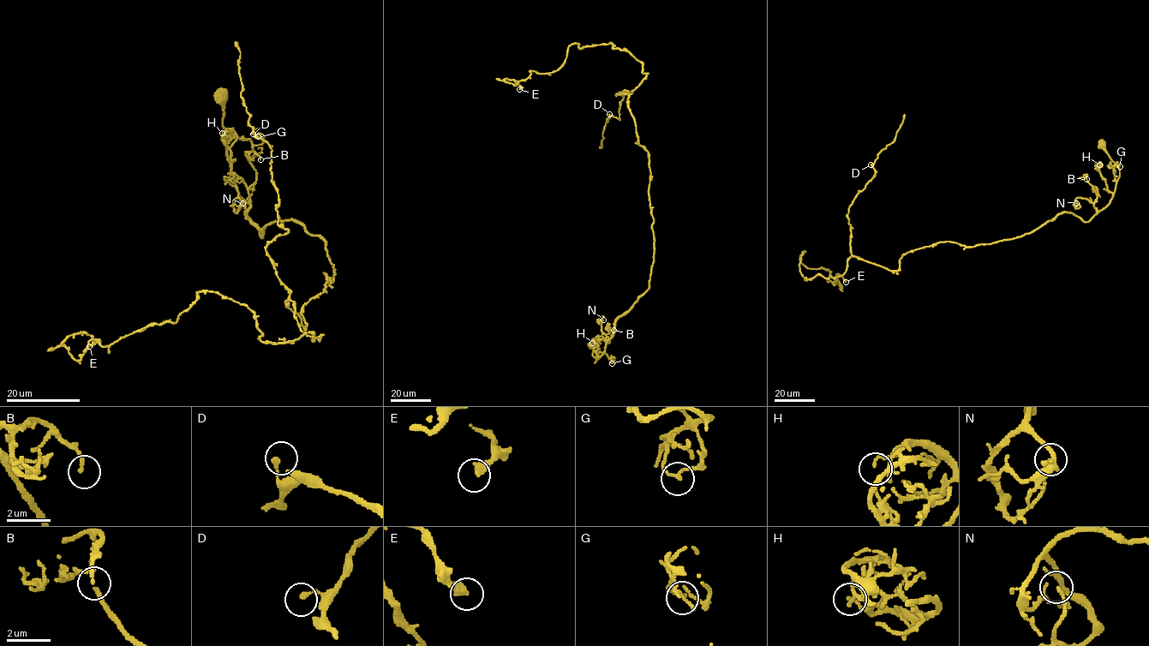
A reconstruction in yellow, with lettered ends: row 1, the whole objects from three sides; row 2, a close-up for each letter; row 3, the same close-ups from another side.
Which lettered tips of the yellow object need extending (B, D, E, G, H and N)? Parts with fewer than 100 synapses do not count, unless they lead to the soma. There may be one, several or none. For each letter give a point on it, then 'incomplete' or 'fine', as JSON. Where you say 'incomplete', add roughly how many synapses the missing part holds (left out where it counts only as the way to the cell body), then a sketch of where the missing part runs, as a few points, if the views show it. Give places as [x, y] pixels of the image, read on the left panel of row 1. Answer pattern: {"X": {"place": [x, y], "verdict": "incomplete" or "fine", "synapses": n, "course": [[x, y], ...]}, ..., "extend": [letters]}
{"B": {"place": [260, 159], "verdict": "fine"}, "D": {"place": [253, 134], "verdict": "fine"}, "E": {"place": [89, 346], "verdict": "fine"}, "G": {"place": [258, 136], "verdict": "fine"}, "H": {"place": [222, 133], "verdict": "fine"}, "N": {"place": [242, 203], "verdict": "fine"}, "extend": []}

